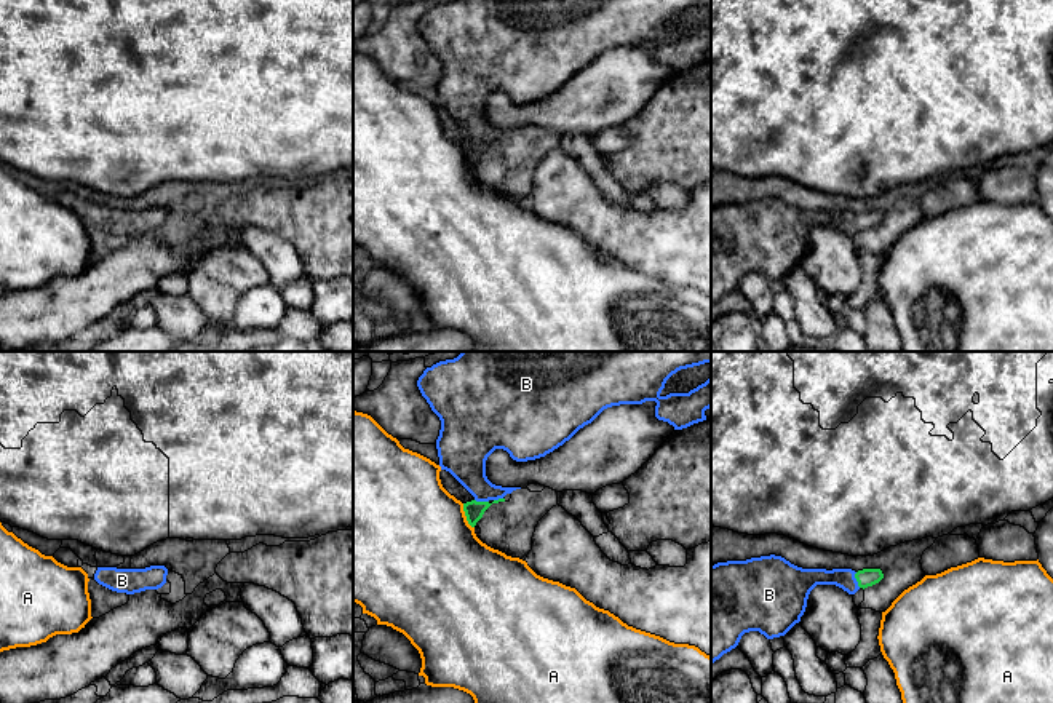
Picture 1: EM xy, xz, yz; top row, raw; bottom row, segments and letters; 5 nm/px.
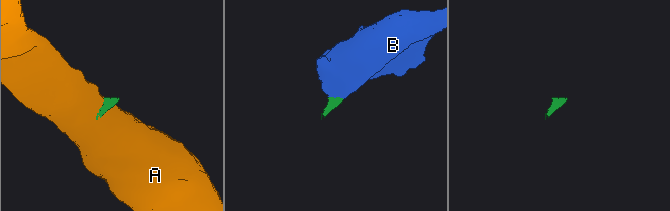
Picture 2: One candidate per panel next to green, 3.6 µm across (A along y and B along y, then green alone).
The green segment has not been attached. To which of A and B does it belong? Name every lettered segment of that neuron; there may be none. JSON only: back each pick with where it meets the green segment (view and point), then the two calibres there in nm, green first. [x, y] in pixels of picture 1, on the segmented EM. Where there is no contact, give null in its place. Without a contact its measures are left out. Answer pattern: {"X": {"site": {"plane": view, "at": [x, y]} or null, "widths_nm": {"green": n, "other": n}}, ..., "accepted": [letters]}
{"B": {"site": {"plane": "yz", "at": [857, 580]}, "widths_nm": {"green": 90, "other": 110}}, "accepted": ["B"]}

